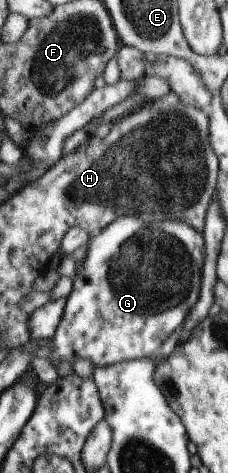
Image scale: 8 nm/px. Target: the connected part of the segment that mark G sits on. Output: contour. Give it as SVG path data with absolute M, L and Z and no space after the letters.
M135 215L117 217L101 234L89 237L82 268L74 278L63 320L52 340L52 356L55 360L72 363L85 358L96 367L154 358L163 342L184 326L183 322L200 300L206 262L204 232L197 232L189 222L165 220L150 223Z

